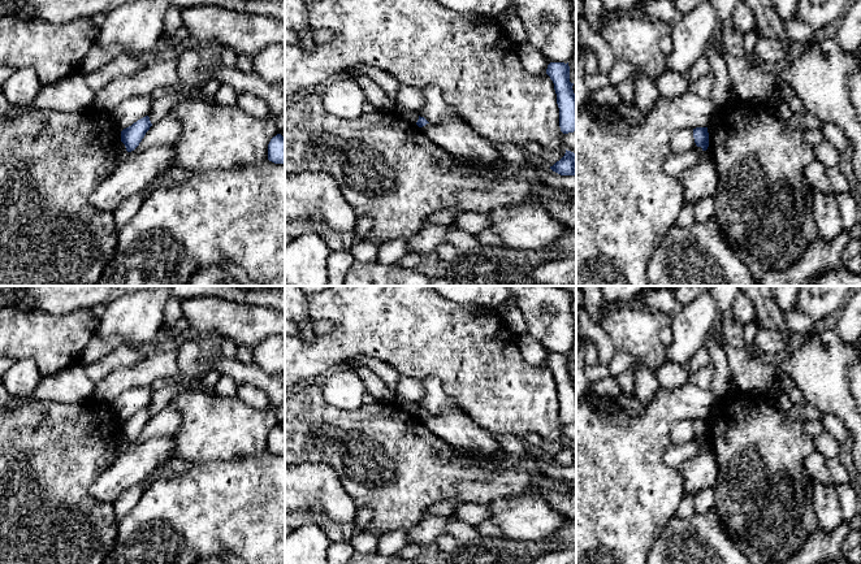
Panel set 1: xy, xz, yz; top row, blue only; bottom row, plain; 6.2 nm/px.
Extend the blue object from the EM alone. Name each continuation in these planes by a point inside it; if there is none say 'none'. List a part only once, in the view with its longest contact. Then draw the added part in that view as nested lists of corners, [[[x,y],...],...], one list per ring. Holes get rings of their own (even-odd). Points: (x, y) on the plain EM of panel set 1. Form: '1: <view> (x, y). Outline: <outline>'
none

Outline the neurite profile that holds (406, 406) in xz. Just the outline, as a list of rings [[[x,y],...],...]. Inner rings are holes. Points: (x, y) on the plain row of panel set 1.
[[[394,399],[393,403],[402,411],[408,412],[411,415],[416,415],[419,411],[419,405],[416,403],[404,400],[404,399]]]

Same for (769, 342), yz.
[[[761,327],[756,335],[753,350],[767,357],[773,357],[776,353],[789,351],[793,344],[795,339],[789,334]]]

